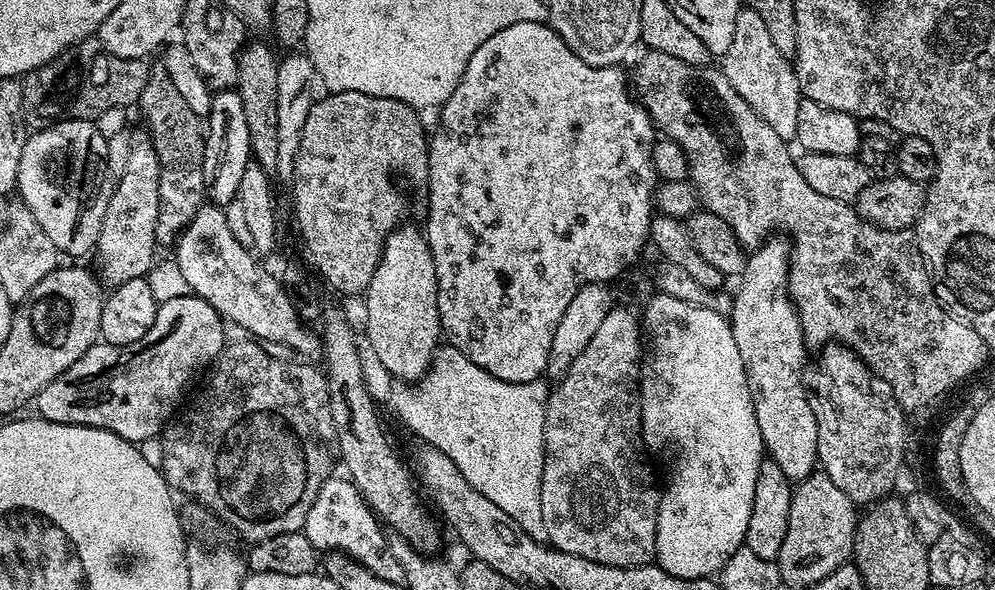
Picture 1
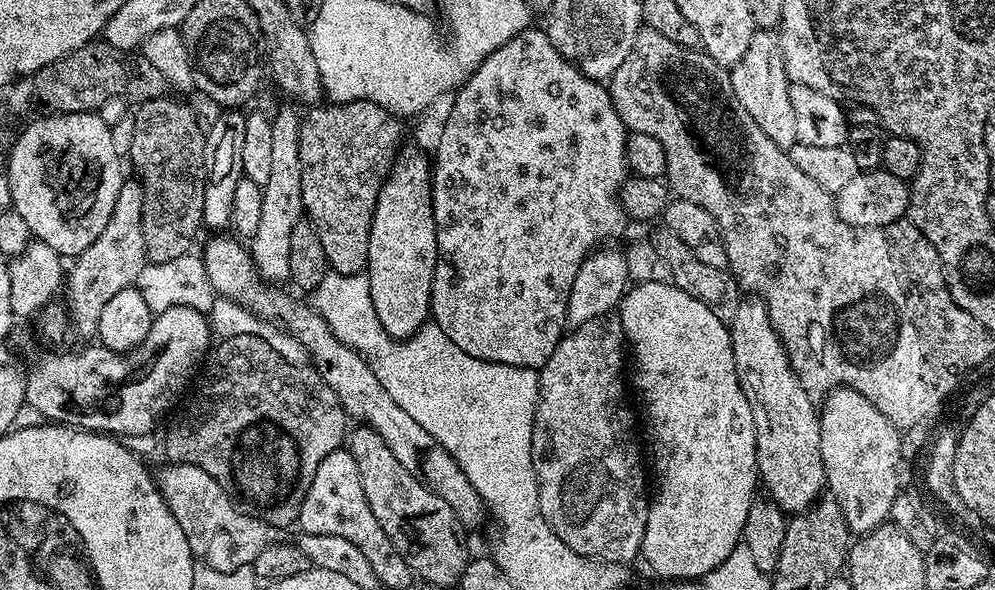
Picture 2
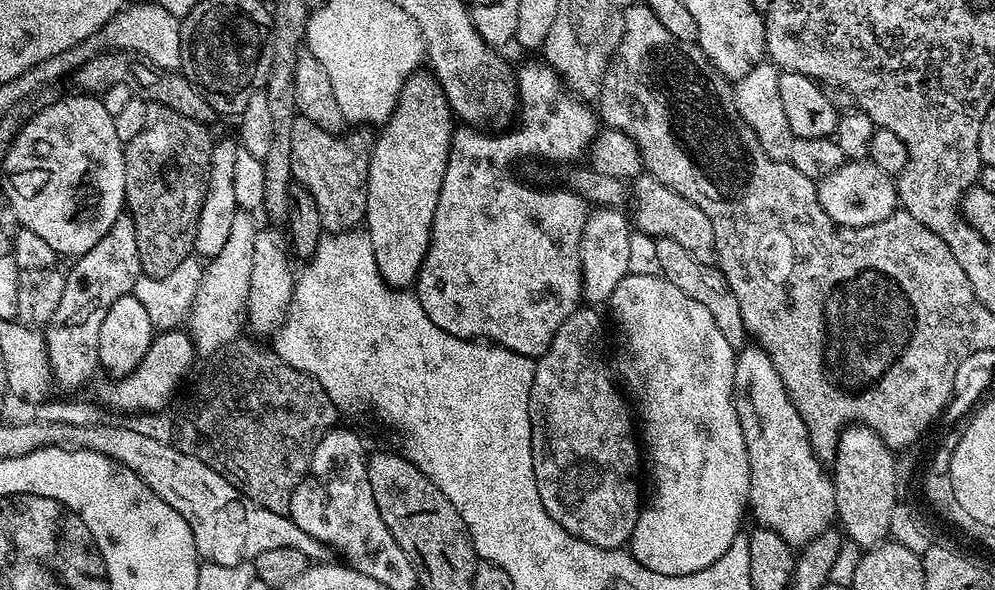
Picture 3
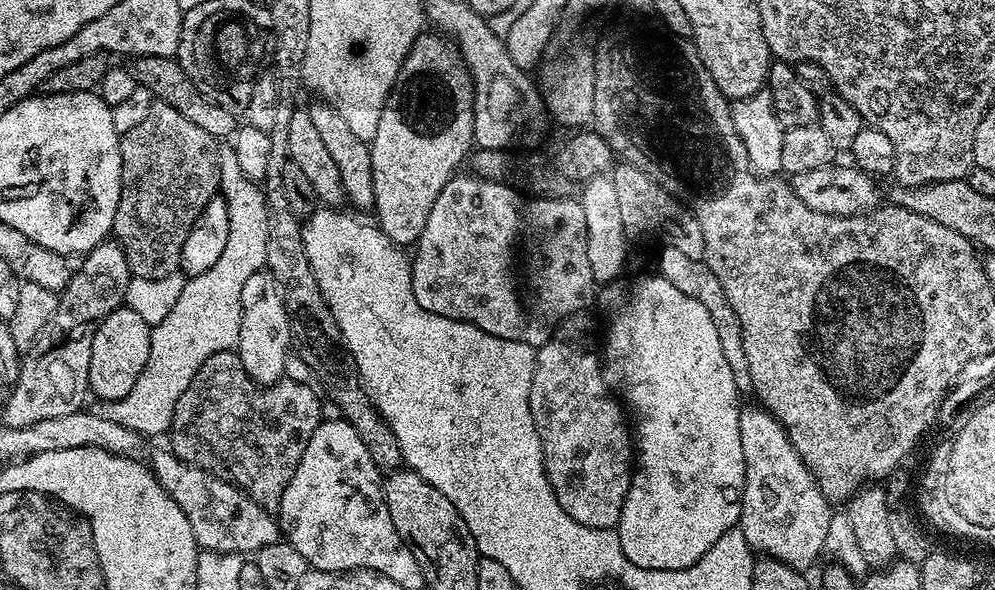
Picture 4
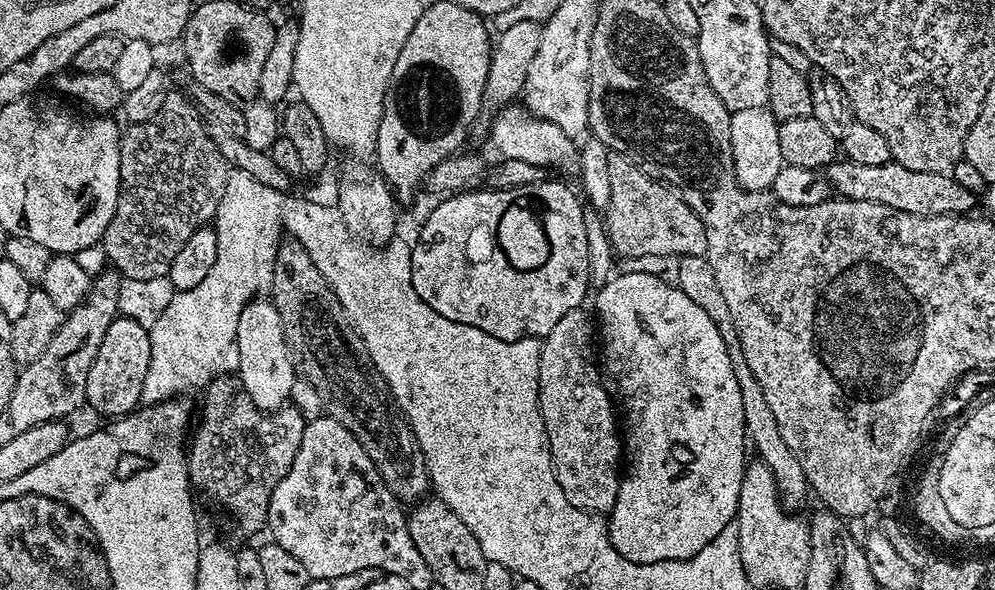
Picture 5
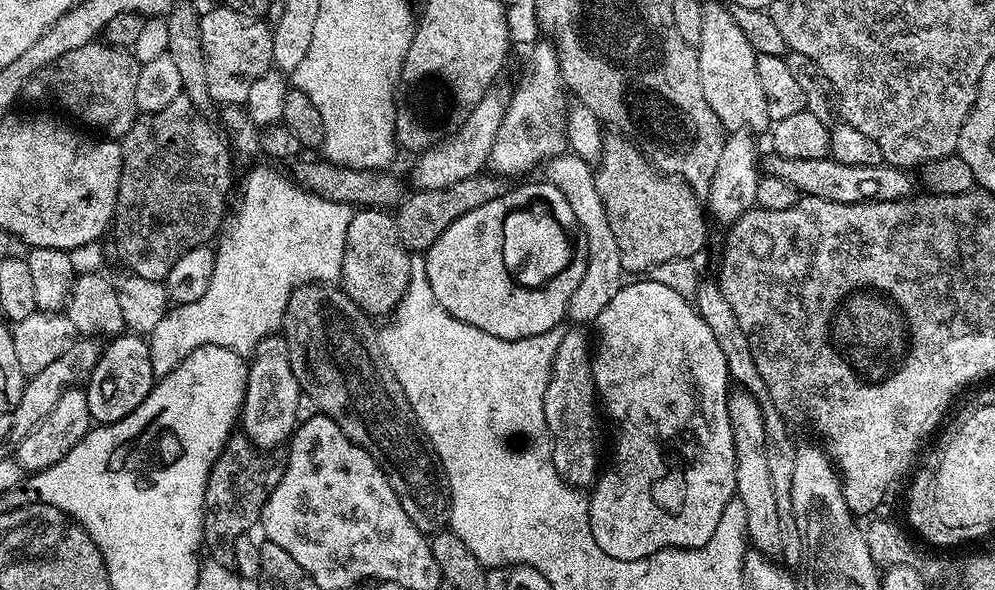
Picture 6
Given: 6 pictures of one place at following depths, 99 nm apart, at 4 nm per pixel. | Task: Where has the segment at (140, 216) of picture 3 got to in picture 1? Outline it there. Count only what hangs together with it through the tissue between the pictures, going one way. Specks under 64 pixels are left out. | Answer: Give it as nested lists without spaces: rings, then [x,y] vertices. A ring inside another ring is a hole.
[[[153,71],[148,78],[146,90],[142,90],[138,101],[138,109],[144,115],[146,135],[151,140],[158,156],[160,181],[160,209],[156,218],[156,239],[161,245],[175,245],[191,224],[194,214],[198,214],[201,205],[206,202],[204,187],[204,138],[205,129],[201,117],[190,110],[190,106],[182,99],[182,94],[174,90],[171,80],[163,71]]]

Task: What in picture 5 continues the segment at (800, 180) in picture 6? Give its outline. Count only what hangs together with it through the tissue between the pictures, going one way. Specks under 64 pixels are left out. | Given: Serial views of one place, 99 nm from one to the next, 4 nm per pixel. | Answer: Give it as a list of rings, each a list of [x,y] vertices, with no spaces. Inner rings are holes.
[[[837,158],[826,169],[829,189],[837,197],[858,202],[878,202],[894,210],[919,216],[967,216],[978,204],[978,197],[965,190],[955,175],[930,170],[906,170],[895,162],[882,166],[861,166],[847,158]]]

